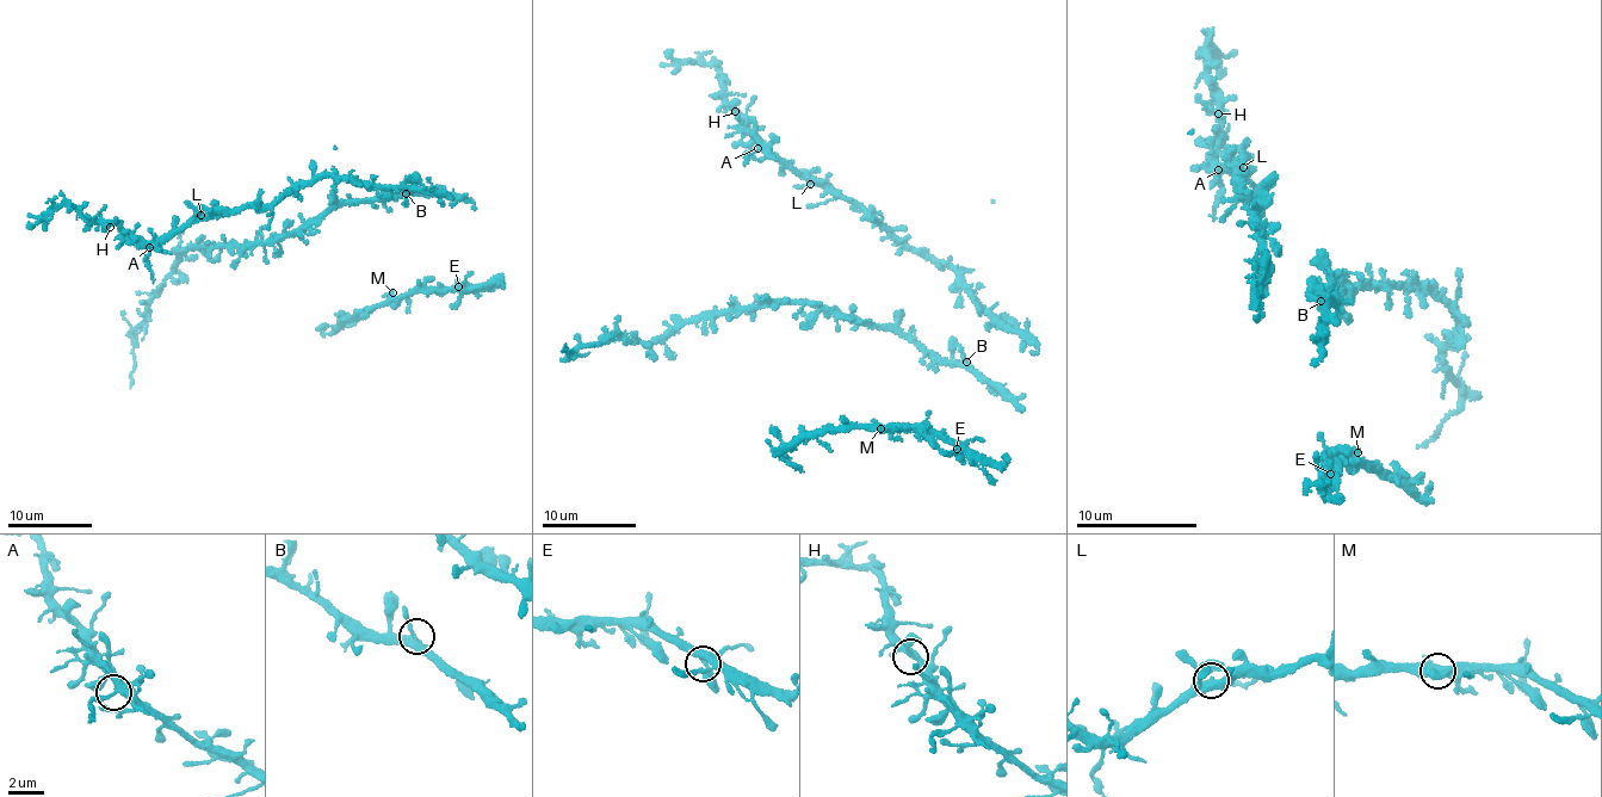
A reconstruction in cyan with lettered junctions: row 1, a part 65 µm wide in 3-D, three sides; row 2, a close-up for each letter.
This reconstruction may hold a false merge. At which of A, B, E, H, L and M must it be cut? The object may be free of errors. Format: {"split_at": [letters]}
{"split_at": ["A"]}

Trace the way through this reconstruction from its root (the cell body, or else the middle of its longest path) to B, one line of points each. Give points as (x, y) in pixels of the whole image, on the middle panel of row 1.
B: (950, 360), (966, 362)

